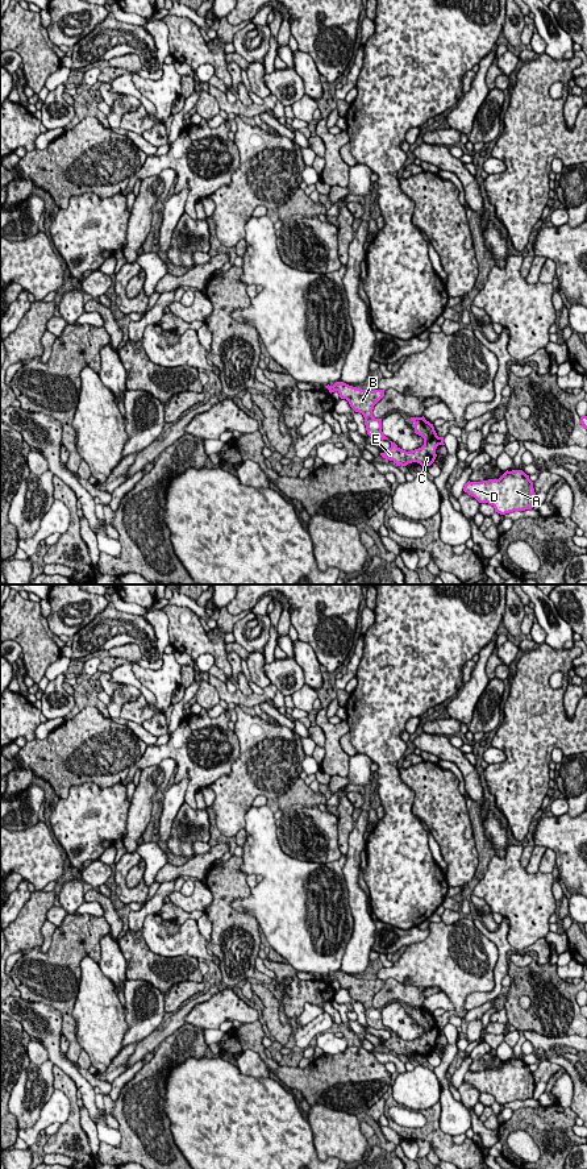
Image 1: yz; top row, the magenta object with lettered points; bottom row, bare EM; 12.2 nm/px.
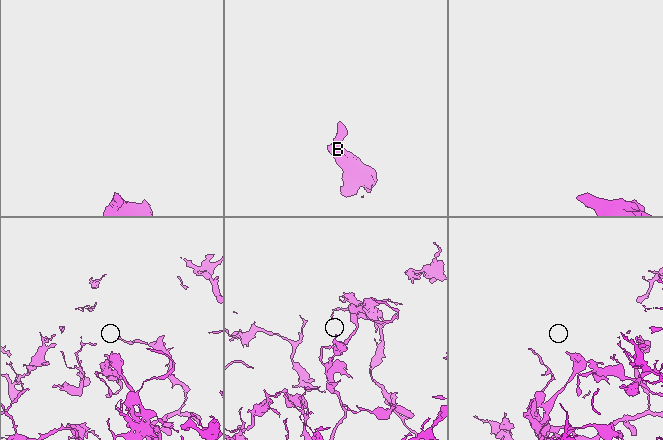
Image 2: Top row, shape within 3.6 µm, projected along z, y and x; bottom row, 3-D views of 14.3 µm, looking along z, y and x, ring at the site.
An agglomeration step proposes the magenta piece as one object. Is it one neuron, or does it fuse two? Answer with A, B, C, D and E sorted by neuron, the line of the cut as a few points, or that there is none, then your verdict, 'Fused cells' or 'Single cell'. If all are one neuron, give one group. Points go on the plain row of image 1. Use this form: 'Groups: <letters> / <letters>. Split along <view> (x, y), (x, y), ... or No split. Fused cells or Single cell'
Groups: A D / B C E. Split along yz (438, 1027), (440, 1034). Fused cells

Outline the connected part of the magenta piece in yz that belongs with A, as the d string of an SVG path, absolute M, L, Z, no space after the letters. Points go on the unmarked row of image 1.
M523 1060L505 1061L499 1069L467 1072L463 1081L479 1093L488 1093L495 1102L505 1104L533 1098L533 1072Z

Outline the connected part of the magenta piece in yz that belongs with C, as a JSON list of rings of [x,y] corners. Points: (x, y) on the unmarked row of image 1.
[[[411,1007],[415,1012],[415,1023],[424,1028],[424,1035],[419,1039],[405,1041],[400,1039],[395,1032],[391,1032],[391,1037],[380,1045],[386,1049],[394,1051],[396,1056],[407,1056],[408,1053],[417,1052],[421,1056],[430,1056],[437,1044],[436,1039],[440,1035],[440,1027],[437,1026],[433,1014],[425,1010],[425,1007]]]

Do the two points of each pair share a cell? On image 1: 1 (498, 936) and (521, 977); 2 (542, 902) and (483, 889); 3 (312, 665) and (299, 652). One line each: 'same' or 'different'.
1: different
2: same
3: same

